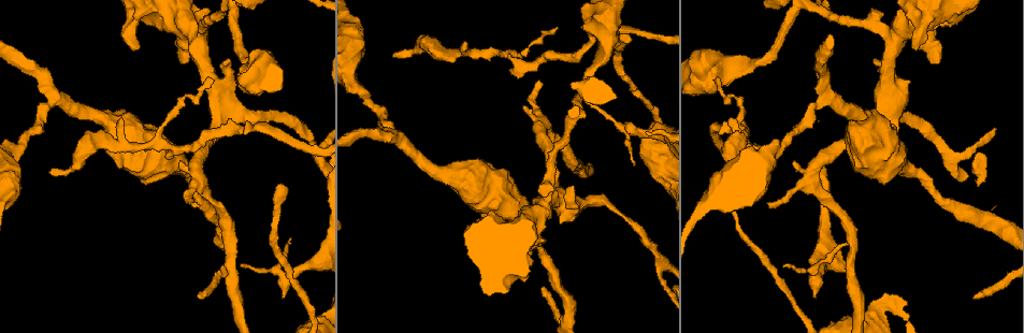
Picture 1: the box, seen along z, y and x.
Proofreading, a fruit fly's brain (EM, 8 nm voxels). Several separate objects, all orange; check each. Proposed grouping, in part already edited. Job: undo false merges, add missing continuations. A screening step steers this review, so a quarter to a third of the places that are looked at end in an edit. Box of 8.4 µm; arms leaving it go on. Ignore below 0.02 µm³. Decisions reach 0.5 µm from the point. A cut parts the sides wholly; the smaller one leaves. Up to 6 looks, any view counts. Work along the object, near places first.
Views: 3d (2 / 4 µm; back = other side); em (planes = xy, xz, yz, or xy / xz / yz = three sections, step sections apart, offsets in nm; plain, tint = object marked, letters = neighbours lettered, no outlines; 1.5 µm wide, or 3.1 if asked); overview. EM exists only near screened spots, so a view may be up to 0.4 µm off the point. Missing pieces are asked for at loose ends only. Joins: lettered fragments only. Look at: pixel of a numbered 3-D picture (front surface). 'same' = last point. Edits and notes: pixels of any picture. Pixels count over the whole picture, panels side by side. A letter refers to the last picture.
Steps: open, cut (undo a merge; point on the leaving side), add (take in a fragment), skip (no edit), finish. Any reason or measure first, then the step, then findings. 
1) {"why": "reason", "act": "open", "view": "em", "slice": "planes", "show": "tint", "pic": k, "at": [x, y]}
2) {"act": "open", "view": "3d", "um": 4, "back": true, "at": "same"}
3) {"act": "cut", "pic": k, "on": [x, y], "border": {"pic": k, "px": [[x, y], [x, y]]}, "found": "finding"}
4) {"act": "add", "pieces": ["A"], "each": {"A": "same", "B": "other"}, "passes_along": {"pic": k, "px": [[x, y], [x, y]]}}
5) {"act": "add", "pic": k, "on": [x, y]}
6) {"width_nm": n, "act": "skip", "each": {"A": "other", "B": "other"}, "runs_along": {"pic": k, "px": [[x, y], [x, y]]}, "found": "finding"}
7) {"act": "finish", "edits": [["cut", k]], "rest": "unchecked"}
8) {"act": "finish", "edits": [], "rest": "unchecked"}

{"why": "thick turns thin", "act": "open", "view": "em", "slice": "planes", "show": "tint", "pic": 1, "at": [908, 170]}

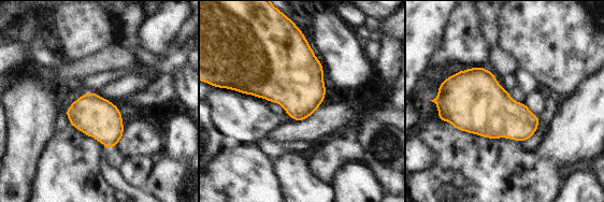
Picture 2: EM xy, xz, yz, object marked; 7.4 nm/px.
{"act": "open", "view": "em", "slice": "planes", "show": "letters", "at": "same"}

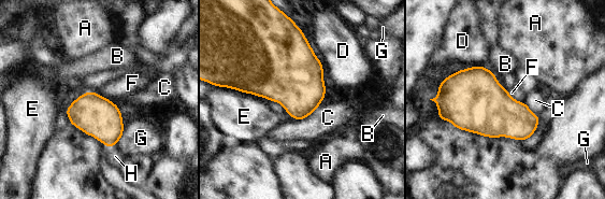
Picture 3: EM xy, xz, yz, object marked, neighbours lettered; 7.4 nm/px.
{"act": "skip", "each": {"A": "other", "B": "other", "C": "other", "D": "other", "E": "other", "F": "other", "G": "other", "H": "other"}, "border": {"pic": 3, "px": [[508, 91], [512, 97], [524, 102]]}, "found": "one cell here"}

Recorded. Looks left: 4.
{"why": "branch stops here", "act": "open", "view": "em", "slice": "planes", "show": "letters", "pic": 1, "at": [393, 54]}

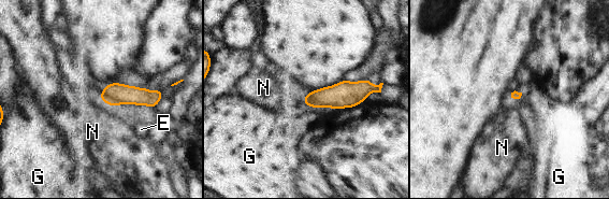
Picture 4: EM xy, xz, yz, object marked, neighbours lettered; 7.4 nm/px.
{"act": "skip", "each": {"E": "other", "G": "other", "N": "other"}, "border": {"pic": 4, "px": [[99, 97], [115, 108]]}, "found": "no lettered fragment goes on from it"}

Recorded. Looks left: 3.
{"why": "free end", "act": "open", "view": "3d", "um": 4, "pic": 1, "at": [730, 120]}

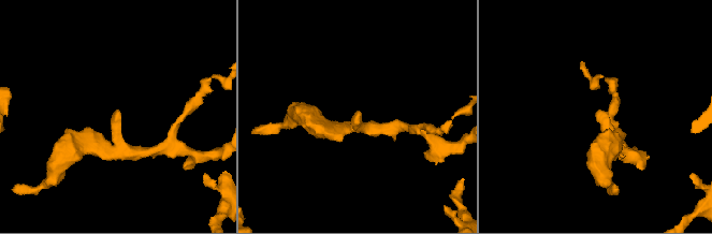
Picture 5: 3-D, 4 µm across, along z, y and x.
{"act": "open", "view": "em", "slice": "xy", "step": 4, "show": "letters", "pic": 5, "at": [116, 113]}

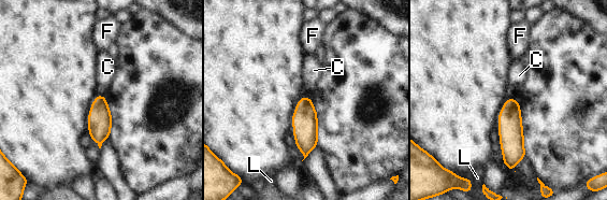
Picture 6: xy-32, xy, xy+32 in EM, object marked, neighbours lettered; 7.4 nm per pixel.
{"act": "open", "view": "em", "slice": "planes", "show": "letters", "at": "same"}

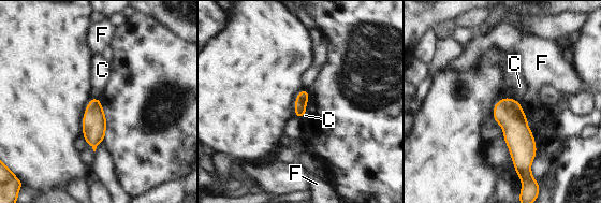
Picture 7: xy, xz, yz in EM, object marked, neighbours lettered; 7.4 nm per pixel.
{"act": "skip", "each": {"C": "other", "F": "other"}, "border": {"pic": 7, "px": [[510, 97], [521, 102]]}, "found": "no lettered fragment goes on from it"}

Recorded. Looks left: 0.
{"act": "finish", "edits": [], "rest": "unchecked"}

